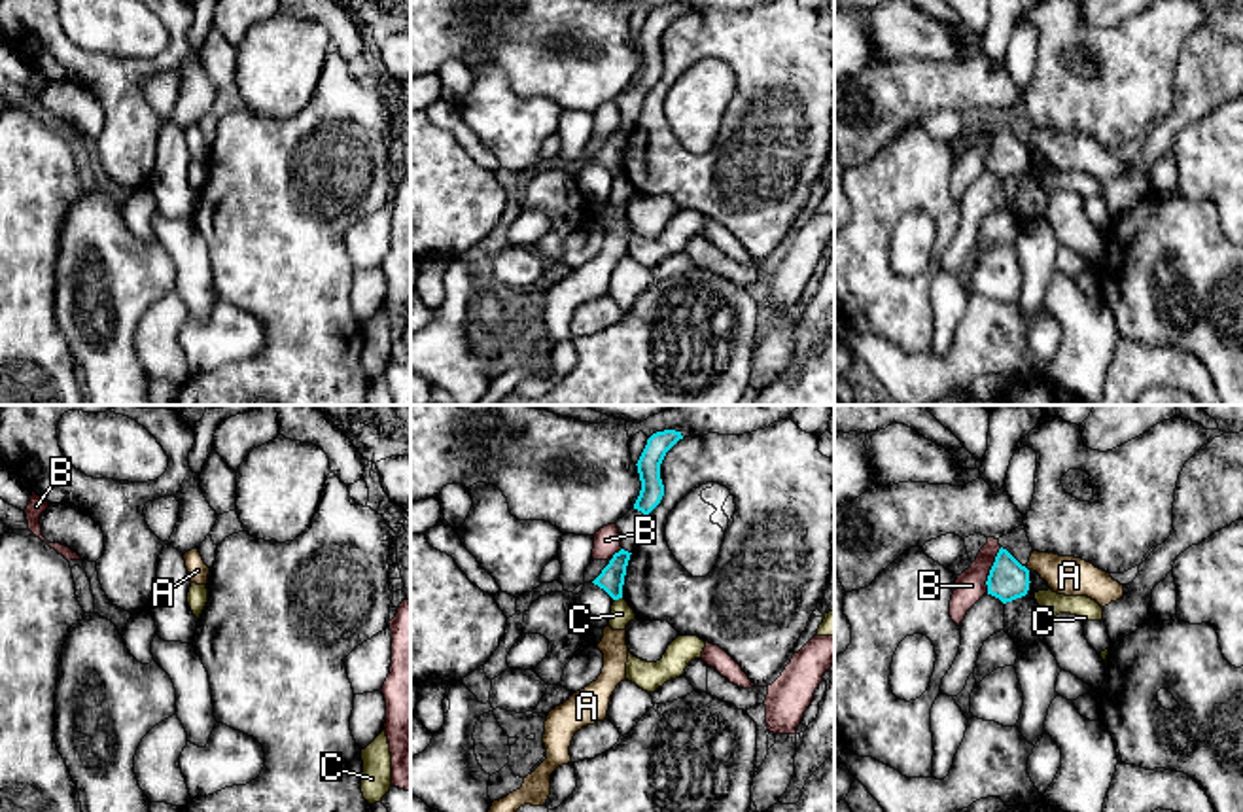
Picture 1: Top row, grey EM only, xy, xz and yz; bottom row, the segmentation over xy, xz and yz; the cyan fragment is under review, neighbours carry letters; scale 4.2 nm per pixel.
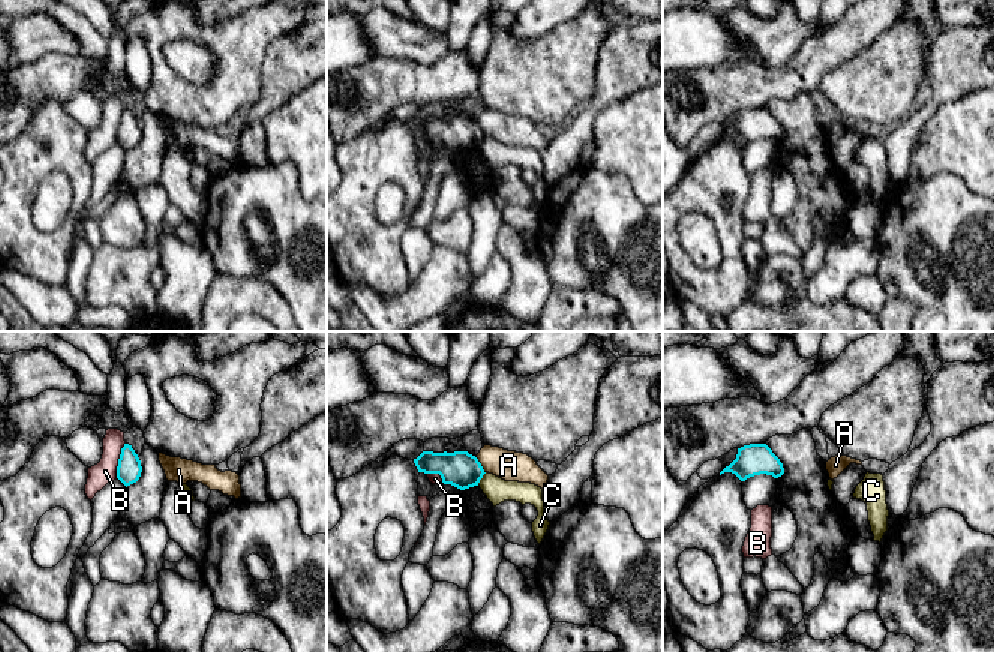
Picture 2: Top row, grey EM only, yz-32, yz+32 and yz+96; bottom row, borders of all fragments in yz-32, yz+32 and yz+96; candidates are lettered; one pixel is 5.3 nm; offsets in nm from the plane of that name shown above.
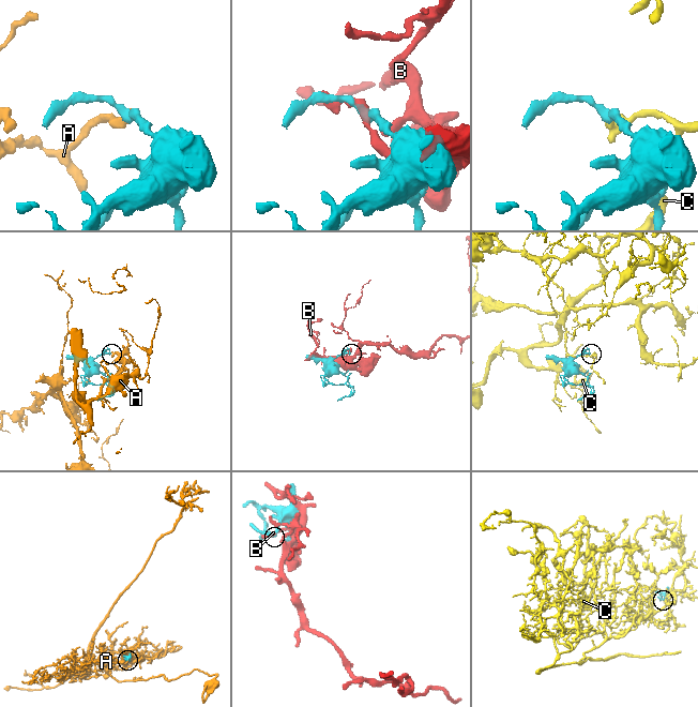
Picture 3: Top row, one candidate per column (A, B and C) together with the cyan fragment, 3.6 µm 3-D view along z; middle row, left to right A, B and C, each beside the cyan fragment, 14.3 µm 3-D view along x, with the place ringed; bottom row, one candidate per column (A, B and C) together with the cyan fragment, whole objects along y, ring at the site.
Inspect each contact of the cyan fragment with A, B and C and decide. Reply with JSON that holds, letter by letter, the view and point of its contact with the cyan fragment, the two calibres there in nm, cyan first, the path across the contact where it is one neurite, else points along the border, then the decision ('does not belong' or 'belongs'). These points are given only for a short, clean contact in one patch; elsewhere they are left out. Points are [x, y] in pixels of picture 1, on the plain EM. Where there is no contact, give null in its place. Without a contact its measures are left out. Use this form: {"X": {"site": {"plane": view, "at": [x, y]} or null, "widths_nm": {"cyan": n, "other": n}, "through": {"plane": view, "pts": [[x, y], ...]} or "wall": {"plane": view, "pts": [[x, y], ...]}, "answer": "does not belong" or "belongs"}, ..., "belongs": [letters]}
{"A": {"site": {"plane": "yz", "at": [1026, 144]}, "widths_nm": {"cyan": 170, "other": 170}, "wall": {"plane": "yz", "pts": [[1024, 142], [1028, 146]]}, "answer": "does not belong"}, "B": {"site": {"plane": "yz", "at": [990, 146]}, "widths_nm": {"cyan": 170, "other": 130}, "answer": "does not belong"}, "C": {"site": {"plane": "xz", "at": [617, 175]}, "widths_nm": {"cyan": 110, "other": 100}, "wall": {"plane": "xz", "pts": [[621, 173], [615, 176]]}, "answer": "does not belong"}, "belongs": []}

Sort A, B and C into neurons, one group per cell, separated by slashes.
A / B / C

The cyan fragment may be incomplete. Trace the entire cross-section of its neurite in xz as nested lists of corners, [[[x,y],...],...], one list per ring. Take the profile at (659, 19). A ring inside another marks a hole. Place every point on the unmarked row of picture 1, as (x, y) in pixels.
[[[664,6],[657,8],[647,15],[647,21],[638,36],[638,49],[641,57],[639,72],[634,85],[641,87],[645,93],[660,79],[664,72],[664,61],[660,55],[660,40],[666,28],[683,15],[681,8]]]

